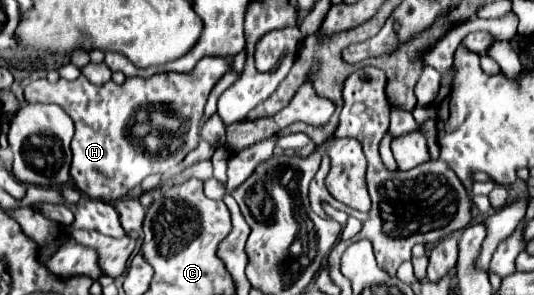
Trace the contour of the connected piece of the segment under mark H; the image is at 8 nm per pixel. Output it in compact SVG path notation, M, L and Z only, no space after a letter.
M205 56L197 62L197 66L189 72L163 72L153 78L127 78L123 86L107 82L103 86L93 86L85 76L79 76L73 82L59 80L49 84L47 80L33 80L25 88L27 102L43 102L43 104L57 104L61 106L71 120L75 122L75 136L71 142L71 180L75 182L77 190L81 190L89 198L115 202L123 198L131 188L139 186L145 176L149 174L165 174L167 170L179 166L189 150L193 150L199 142L199 120L203 114L203 106L211 88L231 72L231 56Z

